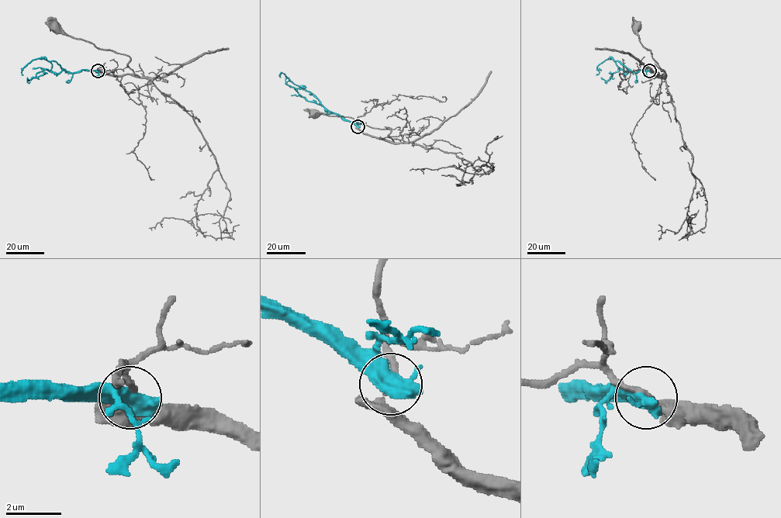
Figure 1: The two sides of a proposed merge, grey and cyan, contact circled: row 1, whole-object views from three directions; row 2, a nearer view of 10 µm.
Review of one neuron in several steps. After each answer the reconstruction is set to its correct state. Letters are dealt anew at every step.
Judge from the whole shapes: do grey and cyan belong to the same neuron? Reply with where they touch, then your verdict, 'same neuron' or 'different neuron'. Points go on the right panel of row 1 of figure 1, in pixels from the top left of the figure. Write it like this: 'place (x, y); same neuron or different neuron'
place (649, 70); different neuron

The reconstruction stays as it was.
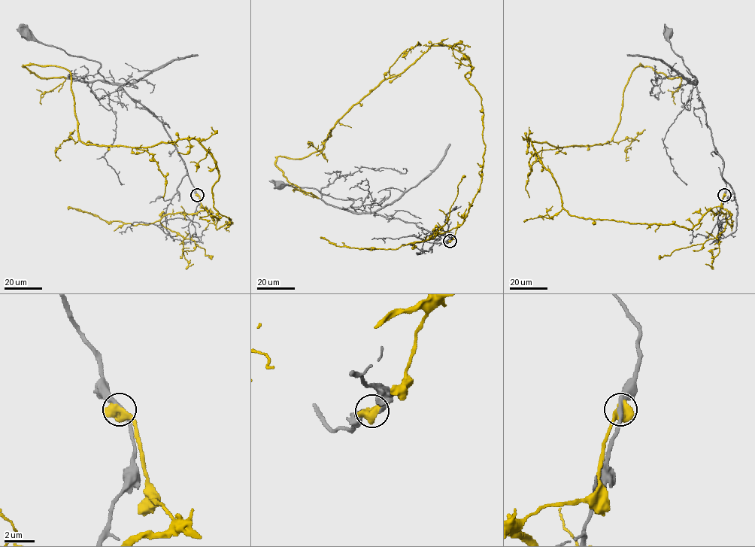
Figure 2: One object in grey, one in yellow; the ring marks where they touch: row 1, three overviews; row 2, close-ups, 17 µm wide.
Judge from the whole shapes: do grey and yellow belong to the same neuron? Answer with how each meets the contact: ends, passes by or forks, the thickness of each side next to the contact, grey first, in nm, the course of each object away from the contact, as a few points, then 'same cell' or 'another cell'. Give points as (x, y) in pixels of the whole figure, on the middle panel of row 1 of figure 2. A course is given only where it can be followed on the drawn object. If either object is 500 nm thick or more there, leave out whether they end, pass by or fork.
280 nm thick on the grey side, 800 nm on the other; grey runs (450, 241), (437, 240), (426, 229), (398, 218), (357, 213), (351, 199), (324, 195), (314, 188), (280, 184); yellow runs (450, 241), (485, 147), (469, 59), (448, 46), (384, 78), (316, 152), (278, 156), (318, 197), (293, 192); same cell

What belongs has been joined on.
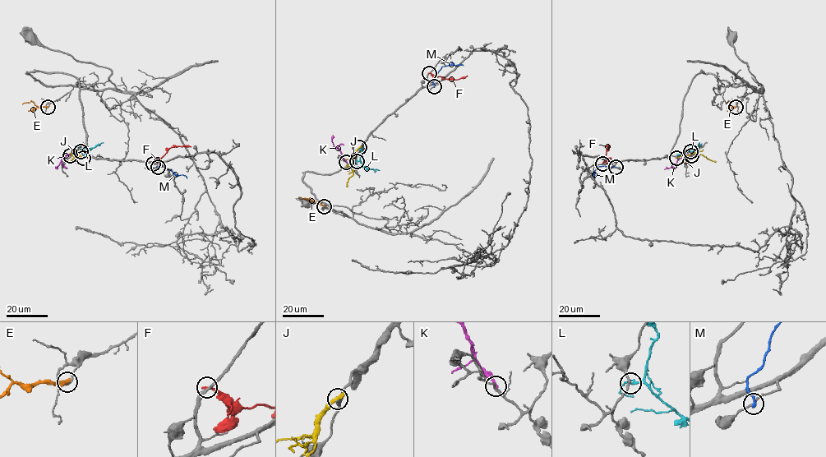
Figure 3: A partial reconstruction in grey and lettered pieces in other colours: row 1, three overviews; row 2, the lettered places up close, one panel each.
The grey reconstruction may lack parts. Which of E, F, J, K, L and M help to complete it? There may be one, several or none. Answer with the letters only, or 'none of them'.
none of them

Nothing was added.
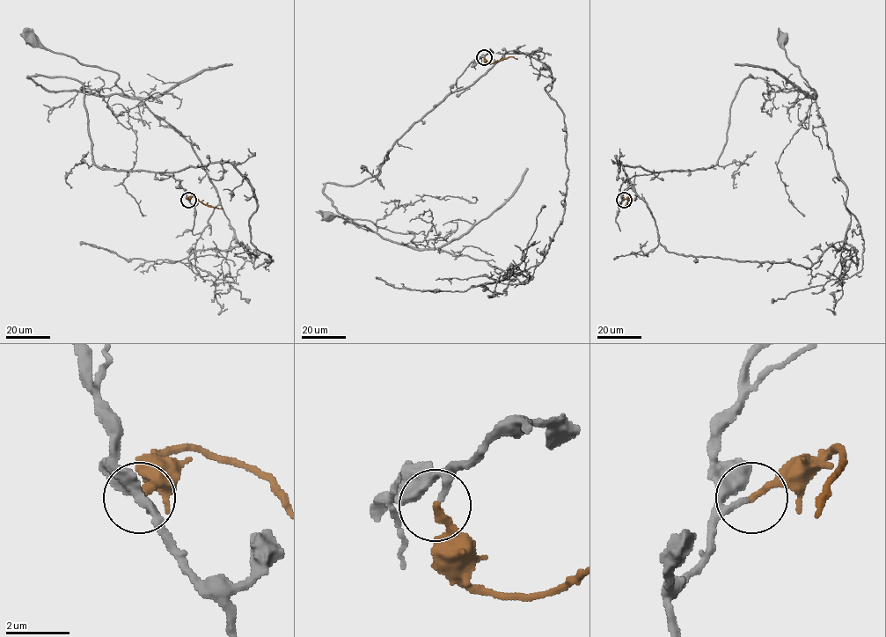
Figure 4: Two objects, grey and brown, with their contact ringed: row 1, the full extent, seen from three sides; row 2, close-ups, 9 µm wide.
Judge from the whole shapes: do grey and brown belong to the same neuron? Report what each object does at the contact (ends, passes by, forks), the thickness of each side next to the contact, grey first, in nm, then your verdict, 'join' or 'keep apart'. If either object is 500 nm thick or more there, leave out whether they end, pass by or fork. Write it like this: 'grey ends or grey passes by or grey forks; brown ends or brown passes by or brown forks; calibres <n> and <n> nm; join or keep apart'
grey passes by; brown ends; calibres 130 and 200 nm; join

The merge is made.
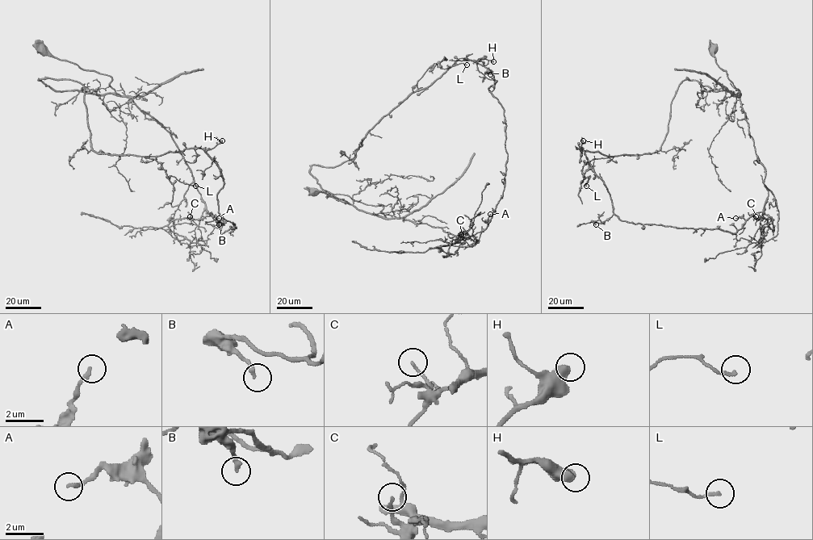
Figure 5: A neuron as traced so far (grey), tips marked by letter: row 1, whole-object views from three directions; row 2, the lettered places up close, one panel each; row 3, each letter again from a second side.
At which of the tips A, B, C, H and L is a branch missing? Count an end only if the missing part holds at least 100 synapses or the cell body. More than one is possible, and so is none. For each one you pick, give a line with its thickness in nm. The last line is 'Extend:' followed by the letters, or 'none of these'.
Extend: none of these

